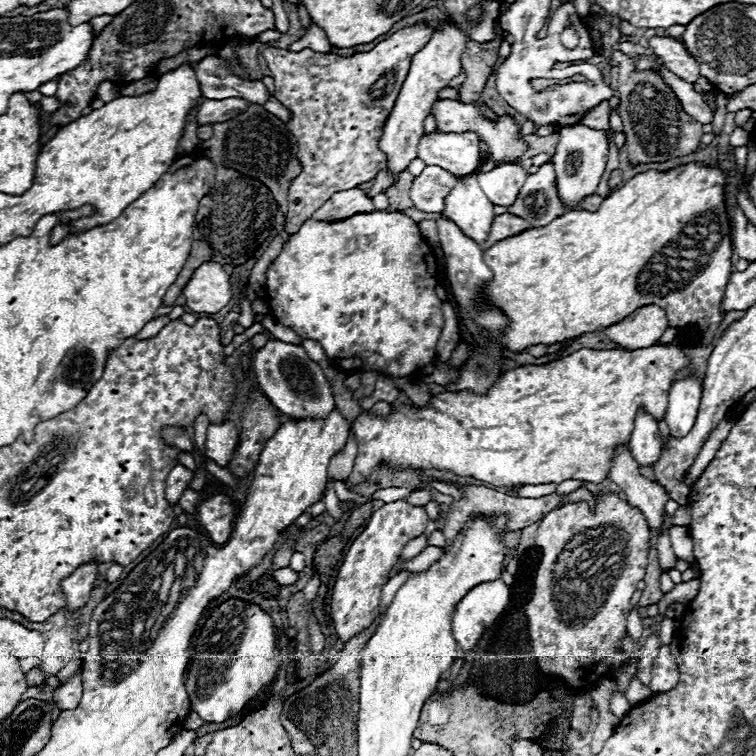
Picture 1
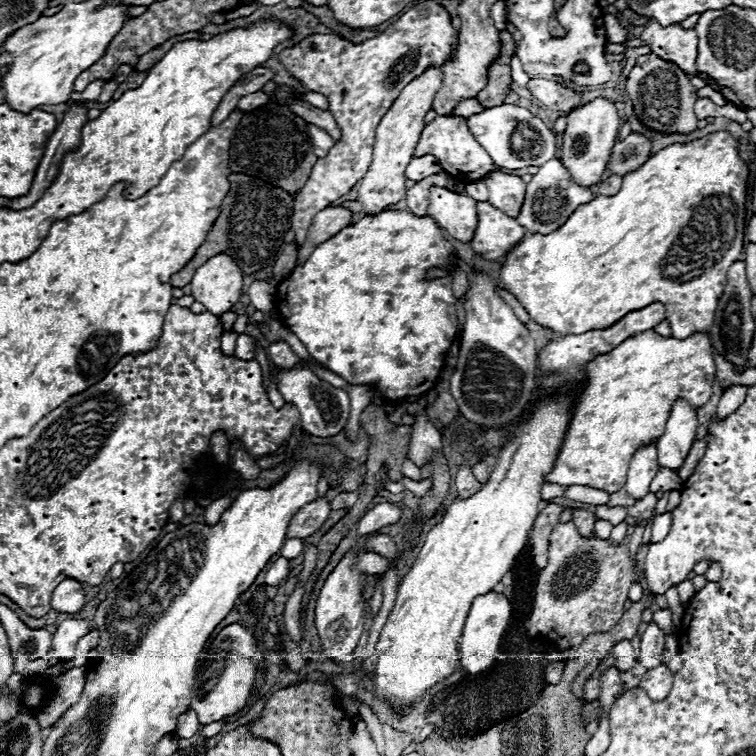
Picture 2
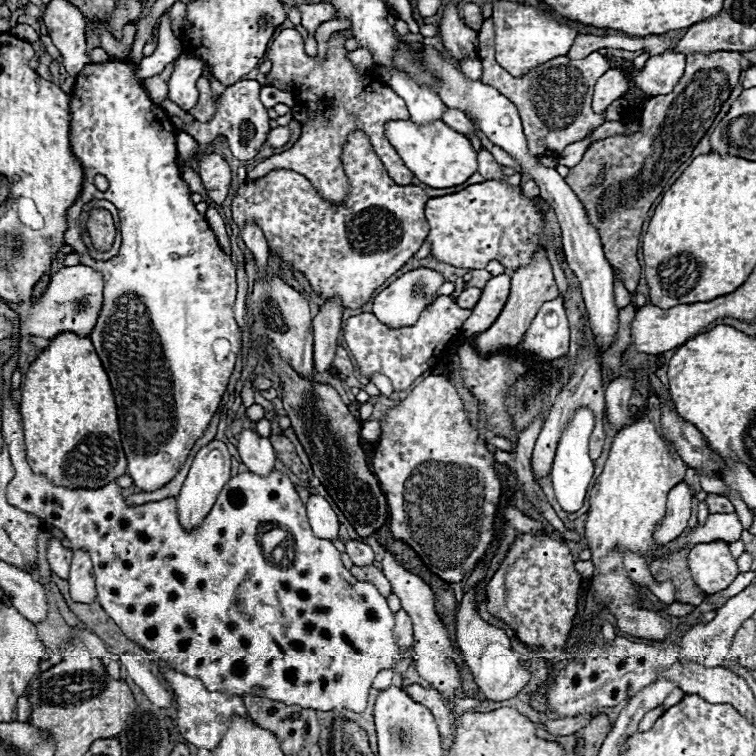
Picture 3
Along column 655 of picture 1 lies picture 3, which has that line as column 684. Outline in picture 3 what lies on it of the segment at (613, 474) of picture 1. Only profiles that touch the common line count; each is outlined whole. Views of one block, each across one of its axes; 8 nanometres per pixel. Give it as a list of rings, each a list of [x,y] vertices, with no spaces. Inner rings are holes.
[[[680,482],[670,490],[666,518],[654,536],[656,542],[664,544],[670,540],[676,540],[686,530],[686,522],[690,518],[690,504],[692,504],[692,492],[686,482]]]

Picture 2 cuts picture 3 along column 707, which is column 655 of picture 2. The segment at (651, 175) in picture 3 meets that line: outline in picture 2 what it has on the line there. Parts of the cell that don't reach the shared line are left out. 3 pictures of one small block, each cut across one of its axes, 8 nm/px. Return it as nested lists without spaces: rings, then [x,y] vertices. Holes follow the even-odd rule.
[[[656,54],[640,56],[626,80],[626,96],[632,102],[634,116],[650,130],[660,134],[692,134],[698,118],[694,116],[696,88],[690,84],[690,76],[680,72],[676,64],[660,60]]]

